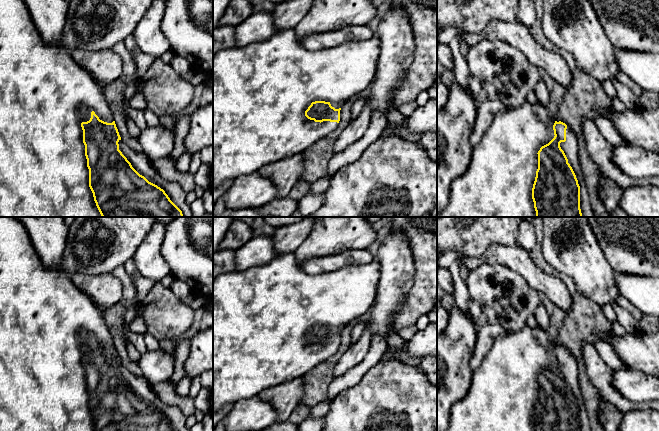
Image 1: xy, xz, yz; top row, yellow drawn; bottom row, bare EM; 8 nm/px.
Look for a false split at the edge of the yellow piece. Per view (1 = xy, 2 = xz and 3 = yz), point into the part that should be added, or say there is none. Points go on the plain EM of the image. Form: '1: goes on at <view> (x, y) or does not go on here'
1: goes on at xy (45, 319)
2: goes on at xz (261, 315)
3: goes on at yz (501, 397)

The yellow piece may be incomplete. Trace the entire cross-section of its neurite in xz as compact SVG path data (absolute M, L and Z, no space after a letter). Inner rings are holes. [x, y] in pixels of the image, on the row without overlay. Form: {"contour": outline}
{"contour": "M293 253L275 257L263 266L249 268L241 272L227 272L213 281L213 411L218 411L227 404L234 404L242 399L251 398L269 387L302 377L321 362L334 355L340 345L340 334L351 320L365 314L376 298L376 288L380 278L378 260L363 265L354 265L339 270L311 275L298 265Z"}

